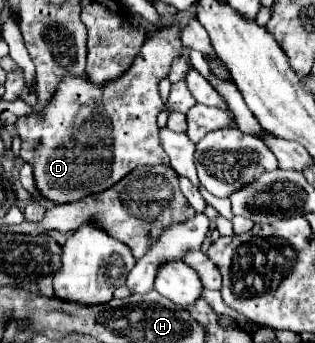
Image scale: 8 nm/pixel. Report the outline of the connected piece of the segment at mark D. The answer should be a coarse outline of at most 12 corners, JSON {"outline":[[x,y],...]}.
{"outline":[[162,27],[110,87],[64,79],[16,121],[40,193],[68,203],[168,163]]}

